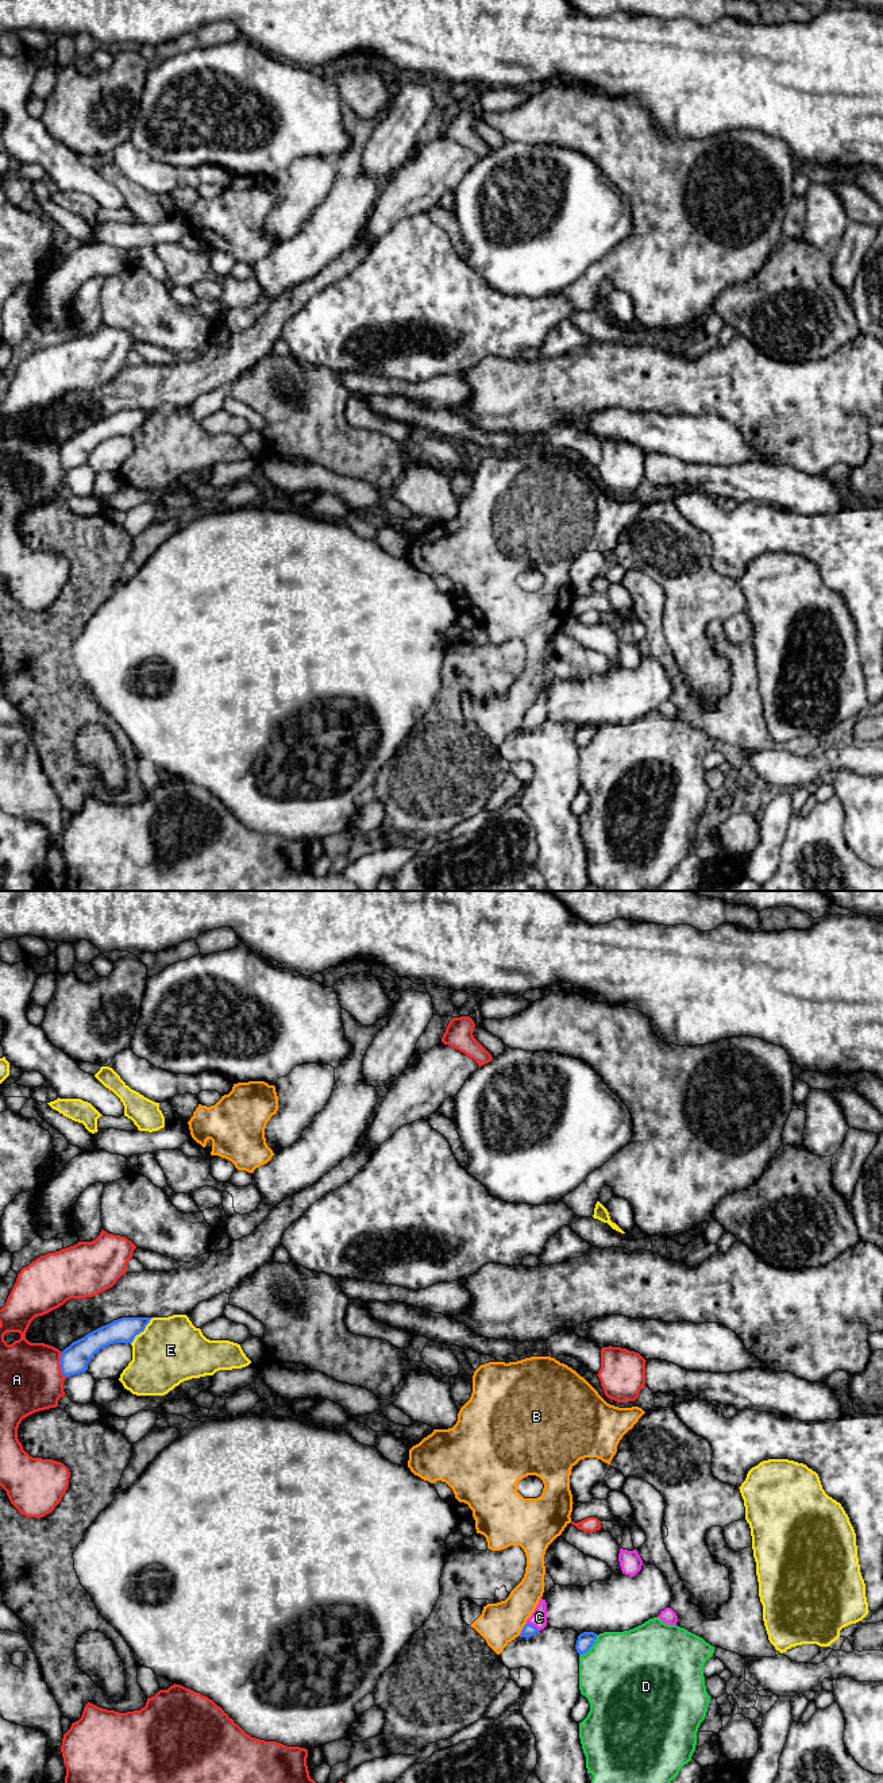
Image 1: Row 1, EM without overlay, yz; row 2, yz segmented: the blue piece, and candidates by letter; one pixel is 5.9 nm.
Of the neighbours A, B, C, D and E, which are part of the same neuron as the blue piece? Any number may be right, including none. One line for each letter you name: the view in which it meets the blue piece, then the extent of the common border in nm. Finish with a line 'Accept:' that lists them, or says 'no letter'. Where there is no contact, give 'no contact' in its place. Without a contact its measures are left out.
C: meets blue in yz; contact 90 nm long
Accept: C

